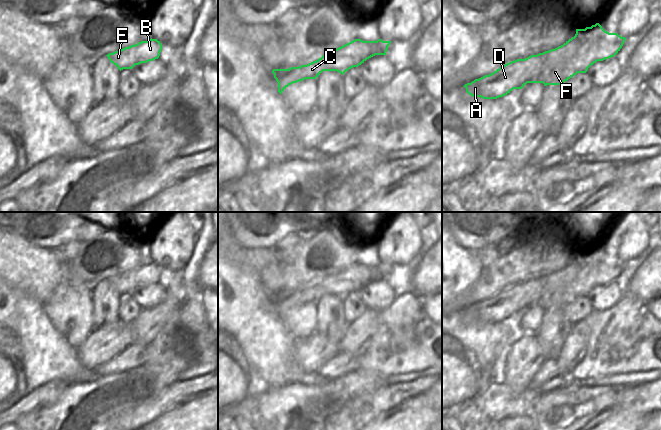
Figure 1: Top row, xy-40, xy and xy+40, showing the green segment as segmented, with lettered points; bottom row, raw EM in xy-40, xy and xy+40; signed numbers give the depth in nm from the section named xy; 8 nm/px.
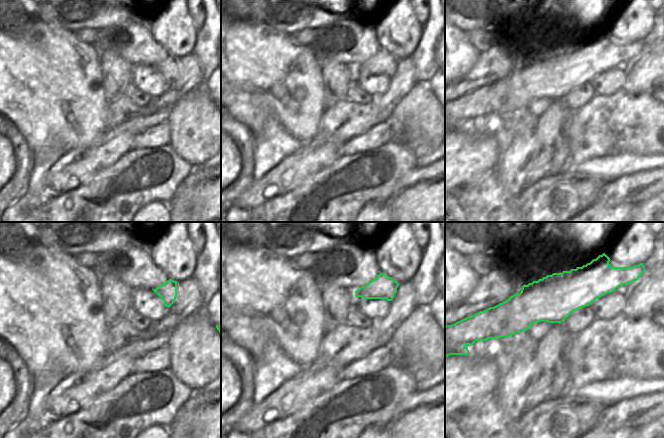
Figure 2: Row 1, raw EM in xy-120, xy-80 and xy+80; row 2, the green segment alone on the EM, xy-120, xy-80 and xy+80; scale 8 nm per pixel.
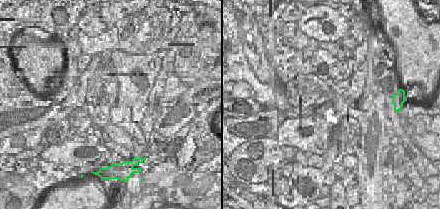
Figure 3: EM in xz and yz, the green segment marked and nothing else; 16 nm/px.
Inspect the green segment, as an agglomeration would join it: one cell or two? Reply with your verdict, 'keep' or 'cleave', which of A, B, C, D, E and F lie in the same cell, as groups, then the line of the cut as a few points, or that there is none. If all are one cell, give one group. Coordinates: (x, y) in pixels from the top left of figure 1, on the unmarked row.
cleave | A C D F / B E | xy (316, 284), (319, 284), (326, 294)

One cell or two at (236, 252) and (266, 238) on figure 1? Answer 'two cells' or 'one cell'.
two cells

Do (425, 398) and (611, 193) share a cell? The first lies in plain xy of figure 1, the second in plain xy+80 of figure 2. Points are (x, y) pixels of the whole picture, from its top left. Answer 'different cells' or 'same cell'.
same cell

